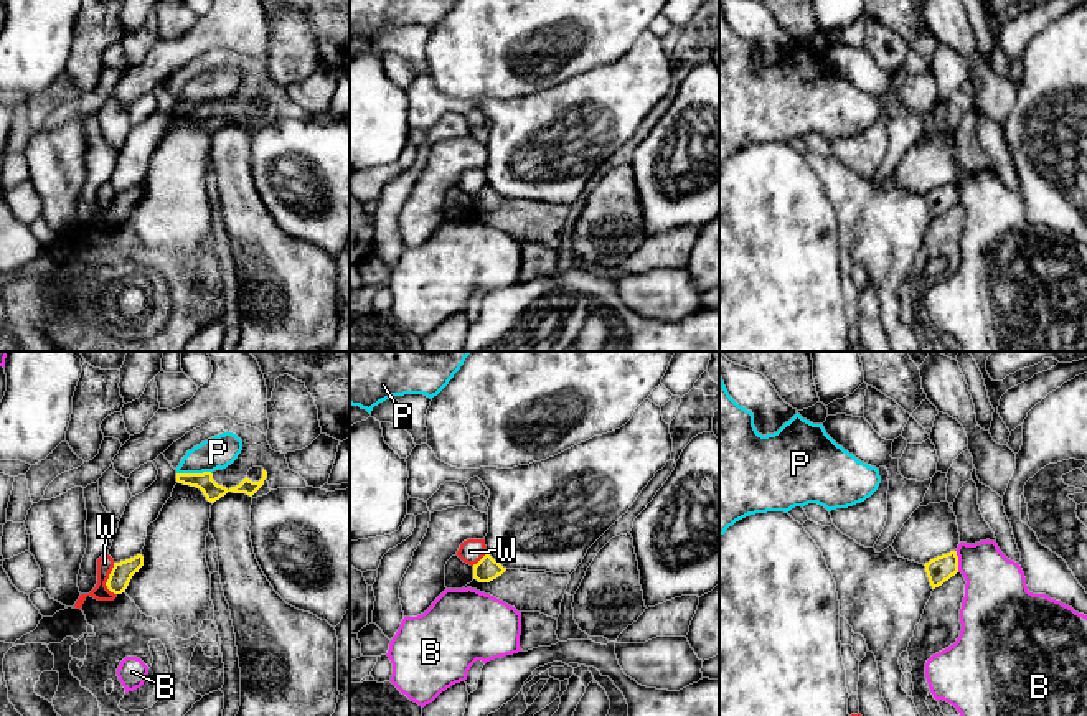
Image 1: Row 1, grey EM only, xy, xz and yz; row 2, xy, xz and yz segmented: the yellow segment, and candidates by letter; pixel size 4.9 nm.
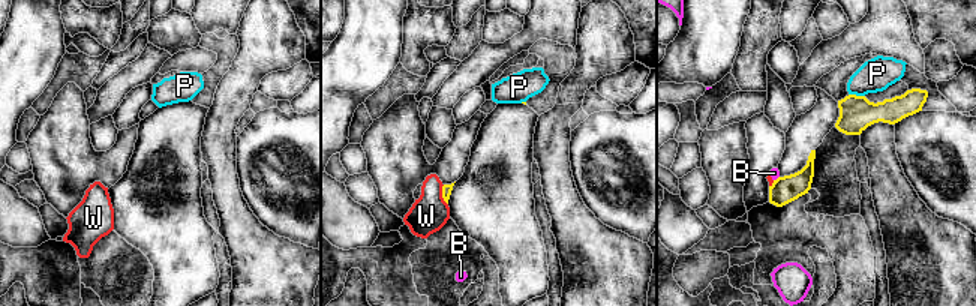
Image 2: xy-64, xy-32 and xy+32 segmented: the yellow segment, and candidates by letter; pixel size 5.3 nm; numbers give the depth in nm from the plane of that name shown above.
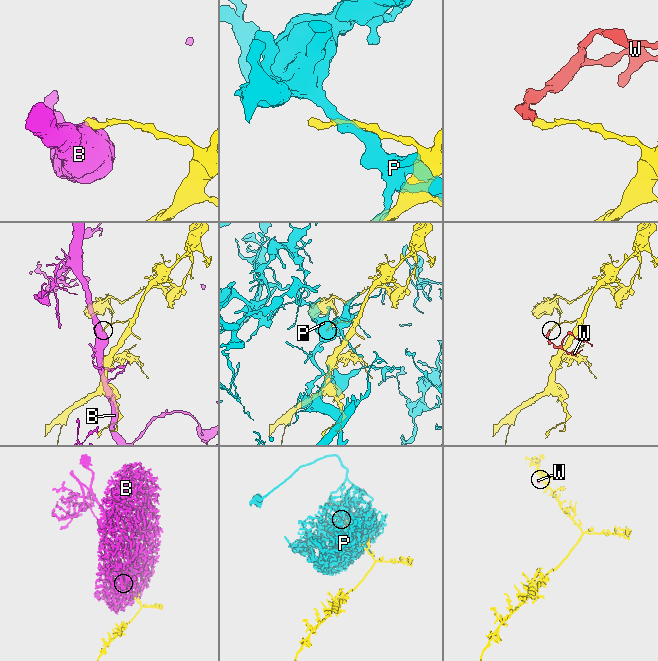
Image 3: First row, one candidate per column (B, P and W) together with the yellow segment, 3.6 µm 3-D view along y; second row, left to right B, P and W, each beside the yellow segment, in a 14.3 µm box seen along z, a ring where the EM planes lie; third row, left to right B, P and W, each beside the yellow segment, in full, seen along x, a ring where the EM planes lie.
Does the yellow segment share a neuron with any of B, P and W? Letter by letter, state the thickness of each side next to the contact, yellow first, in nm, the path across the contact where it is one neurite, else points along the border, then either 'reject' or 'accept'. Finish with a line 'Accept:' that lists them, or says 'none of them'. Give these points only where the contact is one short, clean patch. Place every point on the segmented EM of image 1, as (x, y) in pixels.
B: 130 nm thick on the yellow side, 300 nm on the other; reject
P: 90 nm thick on the yellow side, 160 nm on the other; reject
W: 110 nm thick on the yellow side, 80 nm on the other; border along xy (114, 563), (106, 586), (116, 594); reject
Accept: none of them

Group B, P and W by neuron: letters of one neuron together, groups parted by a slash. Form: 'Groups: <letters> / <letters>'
Groups: B W / P

